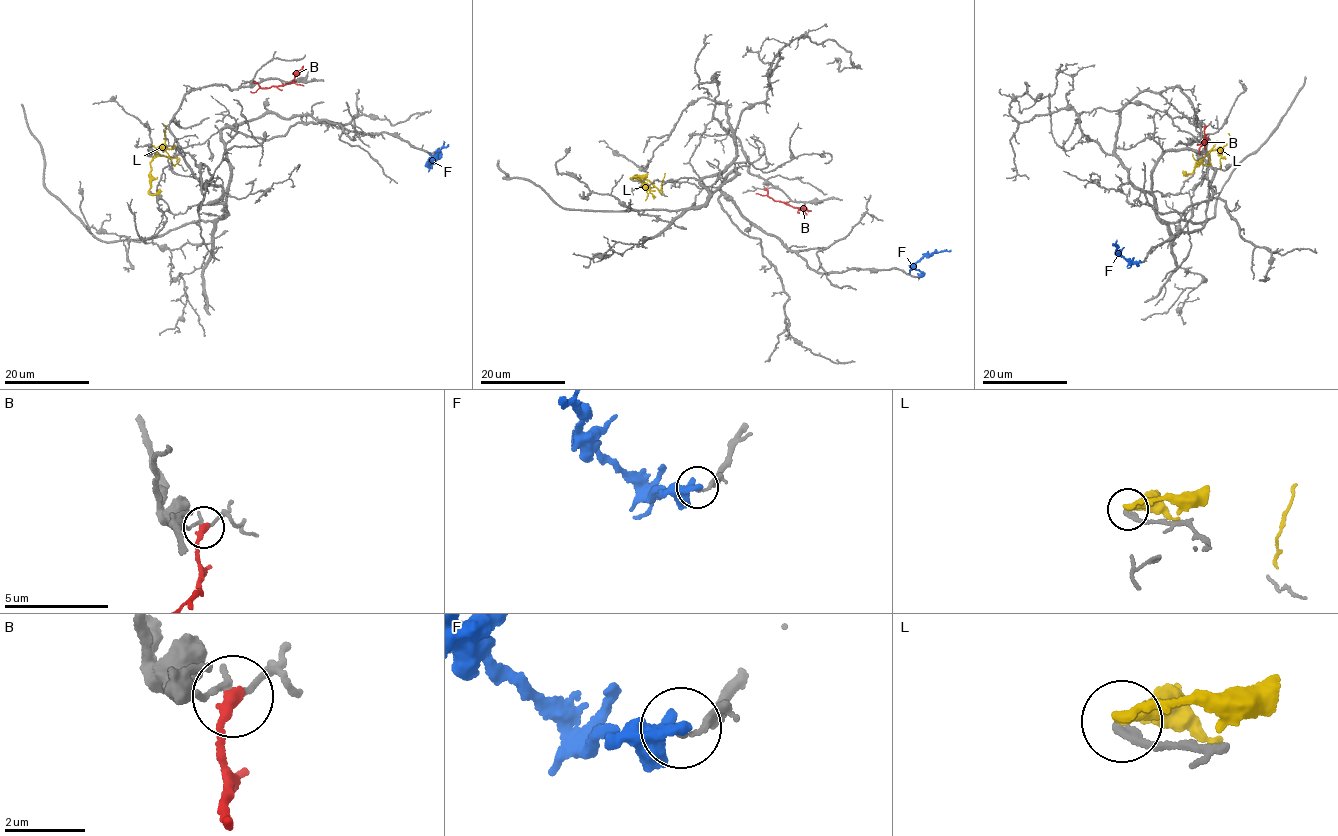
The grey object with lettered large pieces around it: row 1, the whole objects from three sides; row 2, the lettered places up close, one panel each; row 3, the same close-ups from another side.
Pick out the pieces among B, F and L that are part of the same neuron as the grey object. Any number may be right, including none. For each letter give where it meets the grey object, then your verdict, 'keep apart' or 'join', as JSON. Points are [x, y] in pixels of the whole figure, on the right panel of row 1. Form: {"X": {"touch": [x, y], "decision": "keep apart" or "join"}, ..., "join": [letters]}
{"B": {"touch": [1205, 127], "decision": "keep apart"}, "F": {"touch": [1140, 262], "decision": "keep apart"}, "L": {"touch": [1194, 172], "decision": "keep apart"}, "join": []}

